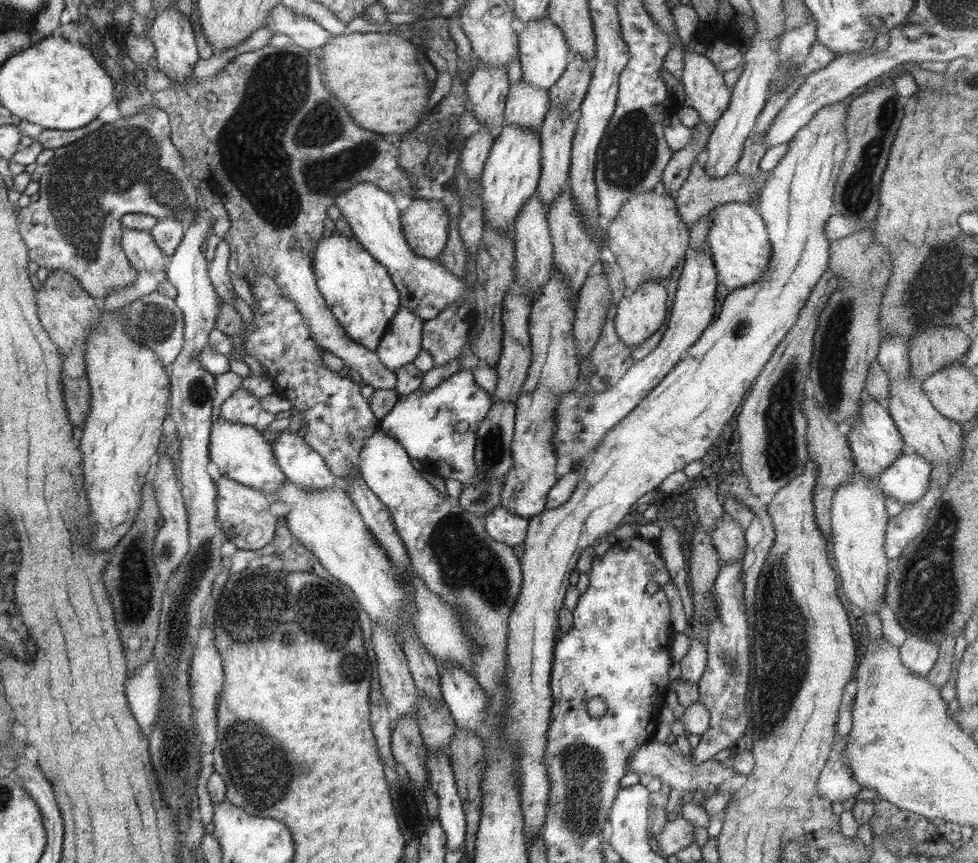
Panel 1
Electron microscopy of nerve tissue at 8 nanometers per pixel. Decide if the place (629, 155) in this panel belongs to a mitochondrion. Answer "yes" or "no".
yes

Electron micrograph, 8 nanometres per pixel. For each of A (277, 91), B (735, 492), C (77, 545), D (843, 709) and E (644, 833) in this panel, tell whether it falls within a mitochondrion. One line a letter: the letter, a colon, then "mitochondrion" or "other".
A: mitochondrion
B: other
C: other
D: other
E: other

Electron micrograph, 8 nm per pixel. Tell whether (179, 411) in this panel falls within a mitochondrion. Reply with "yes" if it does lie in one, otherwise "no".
no

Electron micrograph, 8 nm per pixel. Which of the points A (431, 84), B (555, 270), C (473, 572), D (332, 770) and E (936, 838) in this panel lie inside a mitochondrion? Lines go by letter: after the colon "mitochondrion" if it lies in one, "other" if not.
A: other
B: other
C: mitochondrion
D: other
E: other

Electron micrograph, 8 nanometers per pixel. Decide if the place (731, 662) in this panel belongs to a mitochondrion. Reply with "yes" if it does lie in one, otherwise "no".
yes

